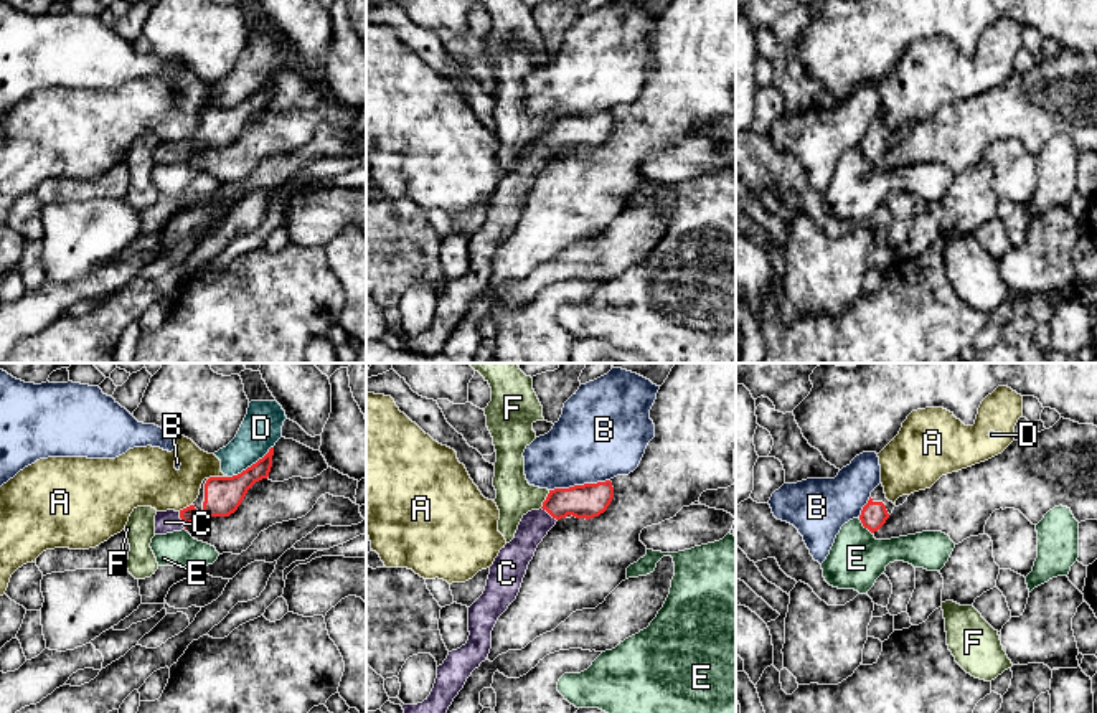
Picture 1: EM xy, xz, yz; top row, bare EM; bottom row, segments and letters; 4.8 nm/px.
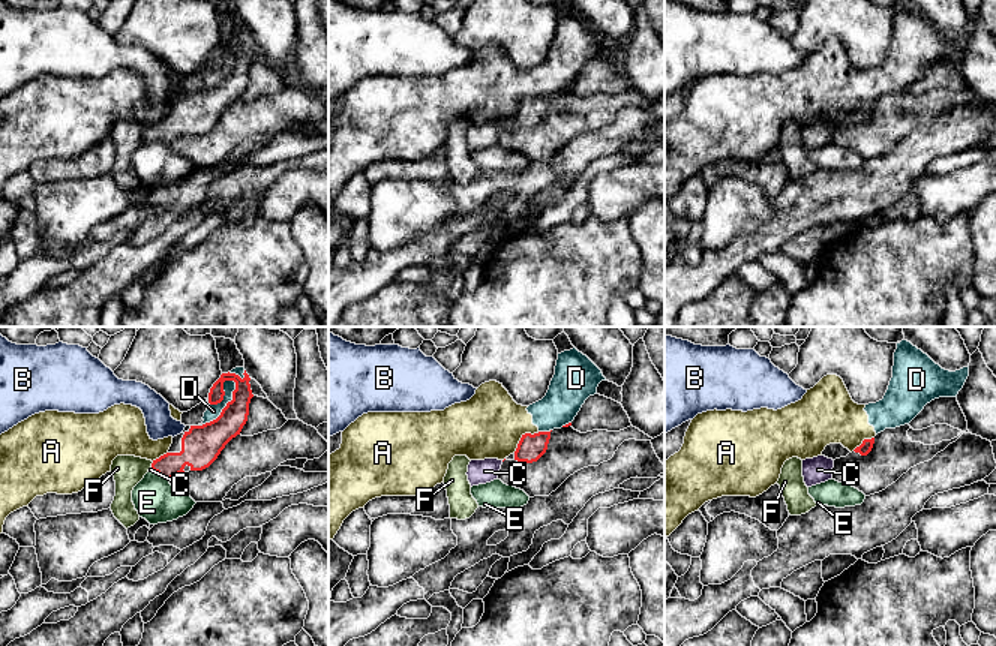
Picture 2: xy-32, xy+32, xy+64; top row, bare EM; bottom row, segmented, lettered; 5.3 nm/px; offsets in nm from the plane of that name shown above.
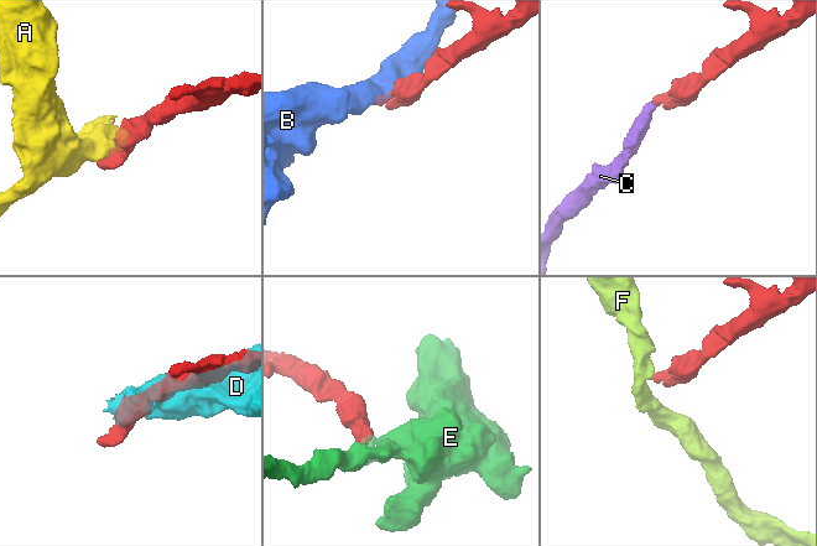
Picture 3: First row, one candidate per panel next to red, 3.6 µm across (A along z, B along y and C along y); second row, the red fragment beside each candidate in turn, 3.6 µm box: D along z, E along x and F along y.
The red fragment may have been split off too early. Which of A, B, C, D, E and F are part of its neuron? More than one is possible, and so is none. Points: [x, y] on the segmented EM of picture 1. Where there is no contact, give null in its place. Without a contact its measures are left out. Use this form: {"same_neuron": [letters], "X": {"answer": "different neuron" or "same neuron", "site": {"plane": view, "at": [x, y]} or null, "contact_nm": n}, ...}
{"same_neuron": ["C"], "A": {"answer": "different neuron", "site": {"plane": "xy", "at": [216, 477]}, "contact_nm": 100}, "B": {"answer": "different neuron", "site": {"plane": "xz", "at": [579, 486]}, "contact_nm": 300}, "C": {"answer": "same neuron", "site": {"plane": "xy", "at": [182, 520]}, "contact_nm": 90}, "D": {"answer": "different neuron", "site": {"plane": "xy", "at": [251, 466]}, "contact_nm": 280}, "E": {"answer": "different neuron", "site": {"plane": "yz", "at": [863, 525]}, "contact_nm": 110}, "F": {"answer": "different neuron", "site": {"plane": "xz", "at": [546, 499]}, "contact_nm": 100}}

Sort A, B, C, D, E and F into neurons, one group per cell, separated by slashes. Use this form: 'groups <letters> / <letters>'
groups A D / B / C / E / F

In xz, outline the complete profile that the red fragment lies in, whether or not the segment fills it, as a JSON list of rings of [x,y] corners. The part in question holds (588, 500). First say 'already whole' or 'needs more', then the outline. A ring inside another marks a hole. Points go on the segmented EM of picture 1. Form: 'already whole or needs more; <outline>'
needs more; [[[610,480],[549,490],[543,507],[523,515],[515,538],[506,543],[493,564],[483,594],[468,607],[468,640],[449,652],[437,667],[431,695],[417,705],[403,705],[404,713],[447,713],[467,678],[492,649],[492,630],[498,617],[516,599],[528,564],[538,545],[558,520],[572,515],[594,518],[607,510],[614,498]]]

